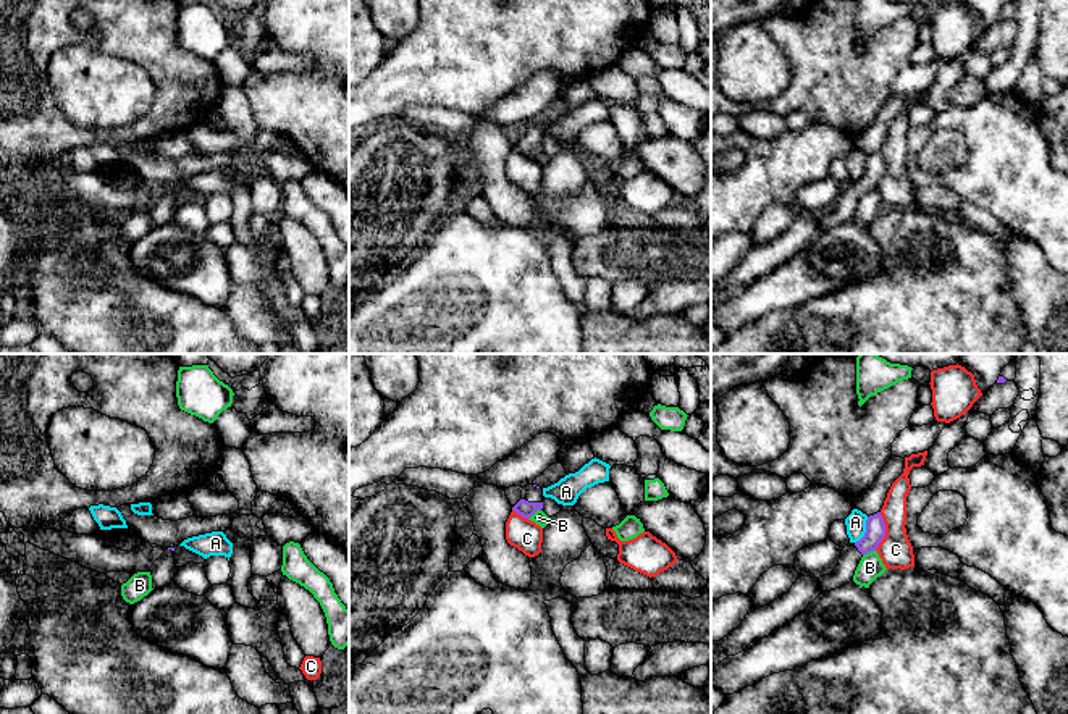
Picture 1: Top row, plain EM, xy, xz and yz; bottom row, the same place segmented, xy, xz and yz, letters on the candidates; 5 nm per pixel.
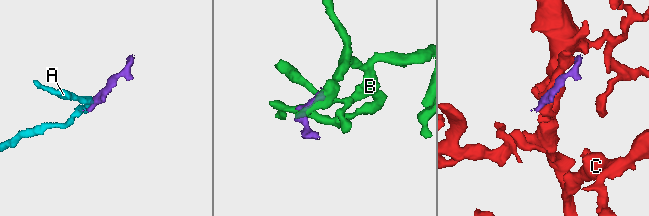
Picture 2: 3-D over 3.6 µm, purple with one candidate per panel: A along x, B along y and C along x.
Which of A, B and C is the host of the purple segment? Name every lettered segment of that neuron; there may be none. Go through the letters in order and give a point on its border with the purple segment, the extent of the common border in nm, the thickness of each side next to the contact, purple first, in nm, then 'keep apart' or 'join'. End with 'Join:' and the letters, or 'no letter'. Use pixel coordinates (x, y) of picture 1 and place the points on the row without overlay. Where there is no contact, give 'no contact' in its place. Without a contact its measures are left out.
A: yz (866, 168) | 150 nm | 100/100 nm | keep apart
B: xz (534, 151) | 80 nm | 80/70 nm | keep apart
C: yz (884, 170) | 190 nm | 100/160 nm | keep apart
Join: no letter

